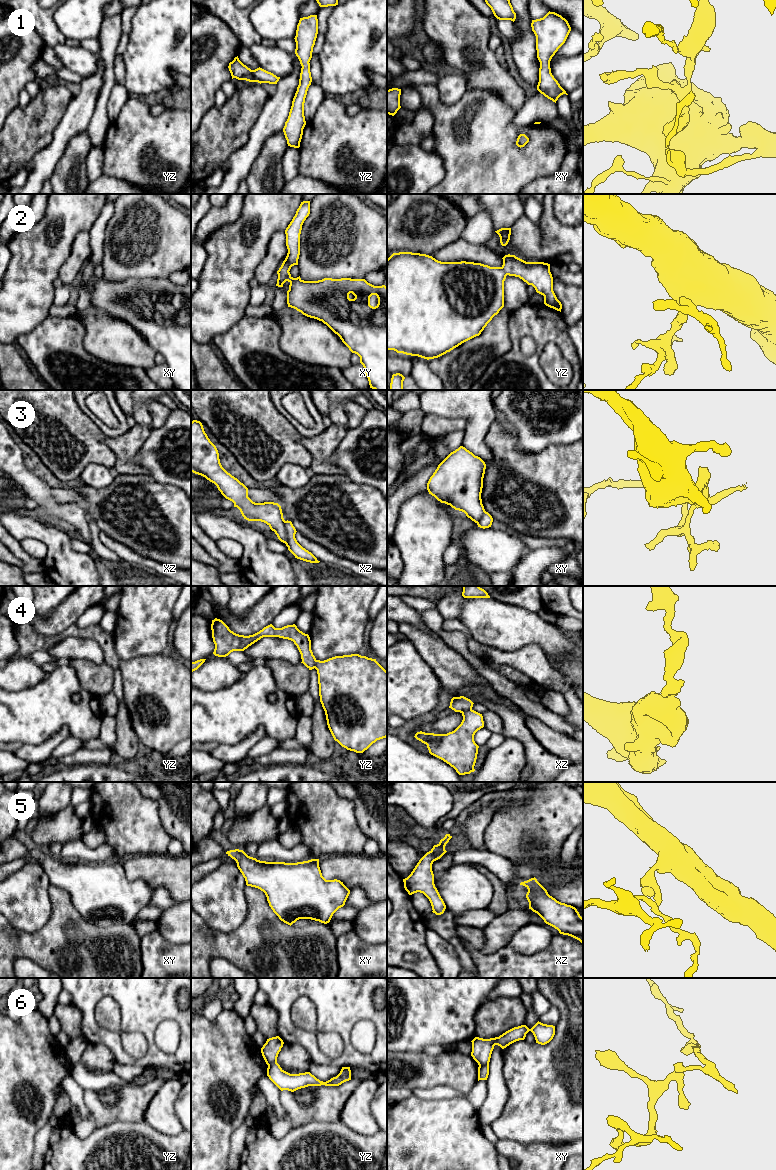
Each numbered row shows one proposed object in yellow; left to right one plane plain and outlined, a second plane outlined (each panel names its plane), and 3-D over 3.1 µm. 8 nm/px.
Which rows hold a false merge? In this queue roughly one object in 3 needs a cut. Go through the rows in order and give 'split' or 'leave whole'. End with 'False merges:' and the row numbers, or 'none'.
1: leave whole
2: leave whole
3: split
4: split
5: leave whole
6: split
False merges: 3, 4, 6

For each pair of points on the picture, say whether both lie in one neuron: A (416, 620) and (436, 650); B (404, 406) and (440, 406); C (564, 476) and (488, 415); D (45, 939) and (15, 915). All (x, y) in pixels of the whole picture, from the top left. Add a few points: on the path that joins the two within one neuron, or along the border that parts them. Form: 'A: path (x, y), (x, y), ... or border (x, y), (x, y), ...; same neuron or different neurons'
A: border (399, 623), (409, 623), (439, 637); different neurons
B: border (419, 400), (420, 407); different neurons
C: border (495, 419), (485, 438), (485, 442); different neurons
D: border (51, 914), (42, 927), (31, 933), (12, 928); different neurons

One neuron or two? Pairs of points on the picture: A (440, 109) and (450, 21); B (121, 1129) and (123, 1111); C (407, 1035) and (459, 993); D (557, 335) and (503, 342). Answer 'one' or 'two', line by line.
A: two
B: two
C: one
D: two

